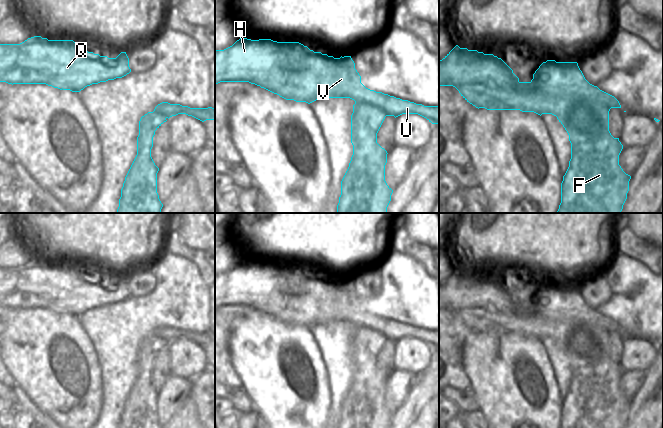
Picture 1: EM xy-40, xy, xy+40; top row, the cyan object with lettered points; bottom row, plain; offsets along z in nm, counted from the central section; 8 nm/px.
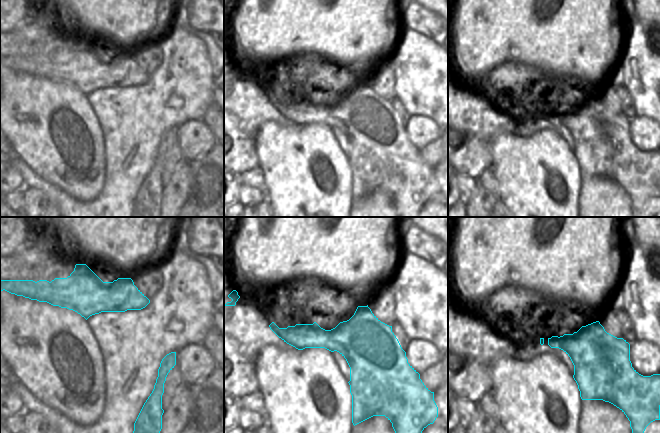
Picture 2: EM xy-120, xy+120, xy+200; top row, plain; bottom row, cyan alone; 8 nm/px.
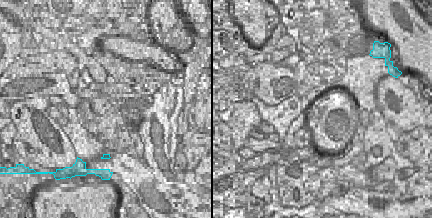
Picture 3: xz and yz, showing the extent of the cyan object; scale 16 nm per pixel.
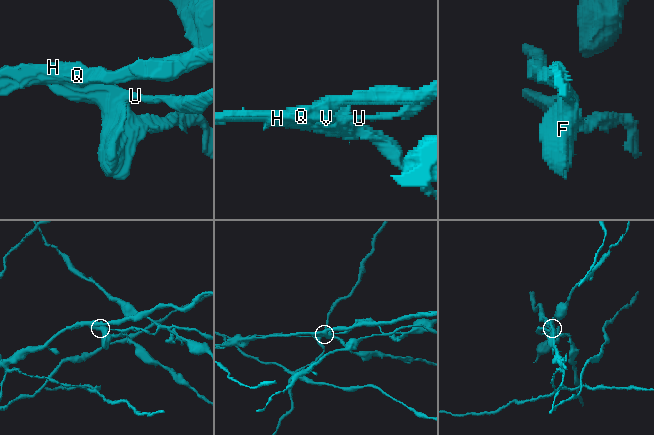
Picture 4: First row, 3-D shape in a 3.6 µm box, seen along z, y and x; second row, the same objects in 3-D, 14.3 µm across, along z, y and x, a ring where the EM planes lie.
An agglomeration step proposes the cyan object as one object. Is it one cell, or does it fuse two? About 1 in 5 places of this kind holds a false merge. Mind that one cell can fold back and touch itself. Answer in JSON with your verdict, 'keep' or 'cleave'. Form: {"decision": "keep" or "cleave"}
{"decision": "cleave"}

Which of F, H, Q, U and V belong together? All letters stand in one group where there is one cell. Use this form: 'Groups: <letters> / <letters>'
Groups: F / H Q U V.

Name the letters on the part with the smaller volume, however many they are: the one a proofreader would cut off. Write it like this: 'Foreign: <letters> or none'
Foreign: F

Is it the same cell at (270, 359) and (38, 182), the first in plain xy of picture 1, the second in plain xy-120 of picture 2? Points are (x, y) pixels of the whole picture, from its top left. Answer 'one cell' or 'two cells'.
two cells

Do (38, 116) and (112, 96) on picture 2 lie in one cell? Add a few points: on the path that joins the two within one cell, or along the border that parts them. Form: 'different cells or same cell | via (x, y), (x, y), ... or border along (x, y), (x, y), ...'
different cells | border along (86, 96), (100, 123)

